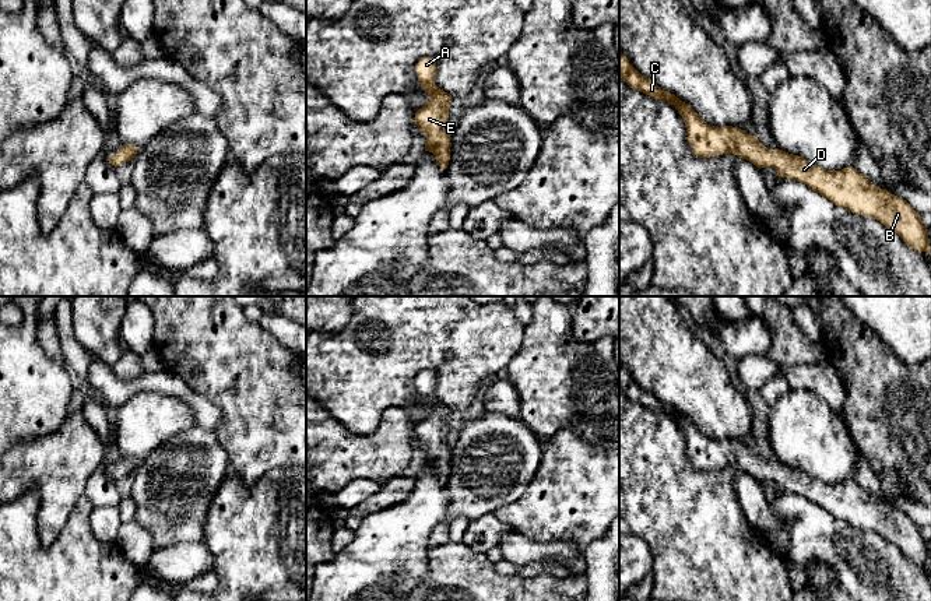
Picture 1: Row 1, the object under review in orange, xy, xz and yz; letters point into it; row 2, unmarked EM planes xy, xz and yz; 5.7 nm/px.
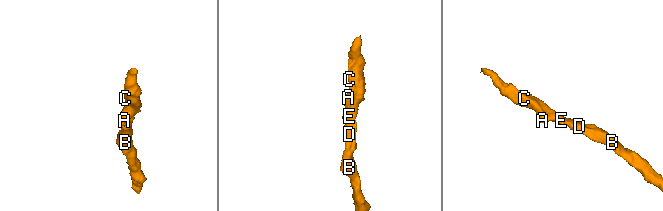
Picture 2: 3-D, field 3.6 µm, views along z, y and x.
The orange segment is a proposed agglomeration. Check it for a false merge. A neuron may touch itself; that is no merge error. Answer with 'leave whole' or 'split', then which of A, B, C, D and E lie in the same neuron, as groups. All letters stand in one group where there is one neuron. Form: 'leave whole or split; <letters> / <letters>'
leave whole; A B C D E

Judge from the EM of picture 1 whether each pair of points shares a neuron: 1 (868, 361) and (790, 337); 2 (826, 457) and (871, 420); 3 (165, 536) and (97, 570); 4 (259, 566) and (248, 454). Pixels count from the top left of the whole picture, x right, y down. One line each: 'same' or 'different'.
1: different
2: different
3: different
4: different

